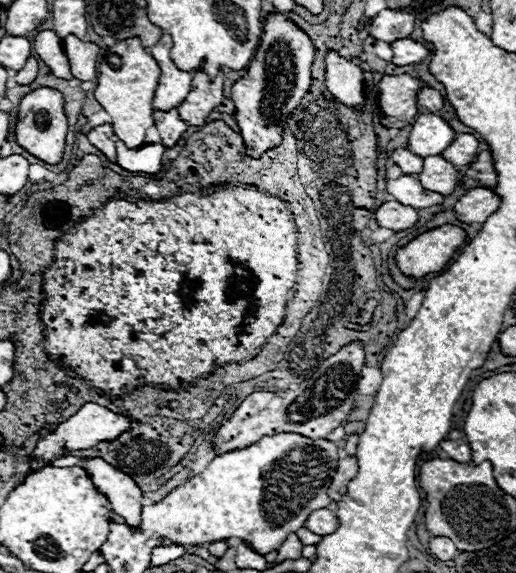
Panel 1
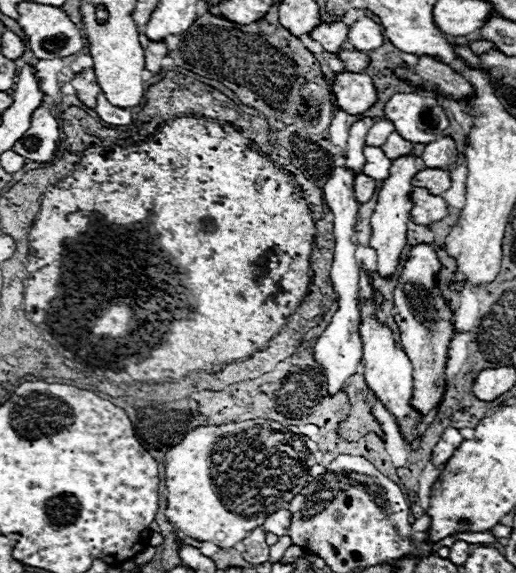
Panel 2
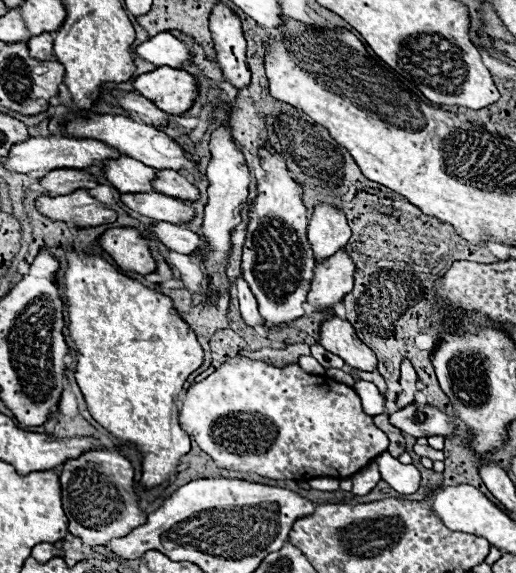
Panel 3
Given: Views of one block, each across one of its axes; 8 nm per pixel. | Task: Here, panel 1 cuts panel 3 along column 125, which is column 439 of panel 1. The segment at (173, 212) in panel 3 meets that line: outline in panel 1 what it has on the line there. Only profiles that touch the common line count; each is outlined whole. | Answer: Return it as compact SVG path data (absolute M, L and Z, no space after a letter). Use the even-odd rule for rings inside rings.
M404 174L404 176L394 178L394 180L386 180L386 190L398 202L402 202L406 206L412 206L416 210L442 204L442 196L438 192L430 192L430 190L422 188L420 182L410 174Z

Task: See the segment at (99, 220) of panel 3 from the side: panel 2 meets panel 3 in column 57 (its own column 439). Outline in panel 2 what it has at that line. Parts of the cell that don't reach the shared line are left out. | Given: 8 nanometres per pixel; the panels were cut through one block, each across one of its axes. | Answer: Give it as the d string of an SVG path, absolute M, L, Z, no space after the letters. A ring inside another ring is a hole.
M416 188L412 194L410 194L410 200L412 200L412 210L410 210L410 216L416 224L422 224L422 226L428 226L428 224L434 224L438 220L442 220L446 214L448 214L448 204L444 198L440 196L434 196L430 194L428 190L424 188Z

